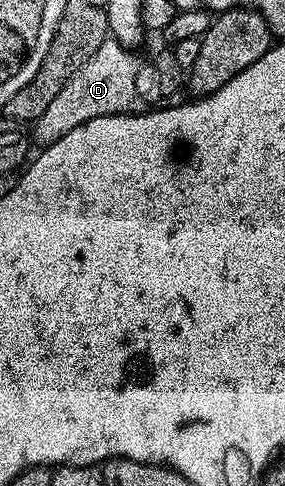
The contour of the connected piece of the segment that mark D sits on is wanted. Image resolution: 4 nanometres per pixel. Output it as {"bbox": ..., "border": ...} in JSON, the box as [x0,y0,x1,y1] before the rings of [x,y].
{"bbox":[35,37,147,145],"border":[[[110,37],[91,53],[88,61],[81,66],[59,89],[55,101],[47,105],[47,113],[39,117],[35,124],[38,144],[48,145],[59,141],[71,129],[83,125],[83,121],[91,121],[95,117],[107,117],[108,115],[140,115],[146,110],[147,104],[141,96],[141,87],[137,84],[137,59],[130,48],[118,43]]]}

